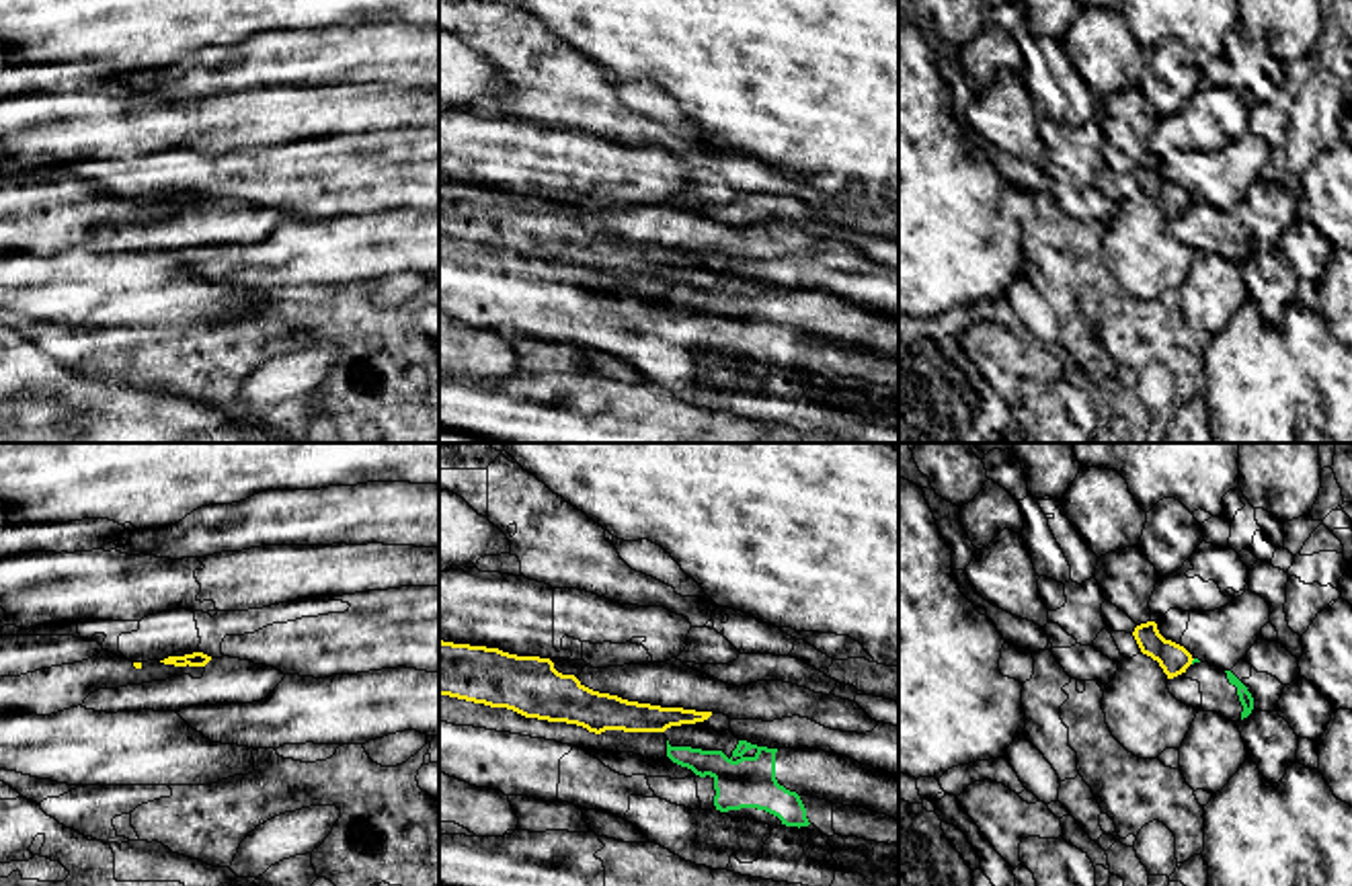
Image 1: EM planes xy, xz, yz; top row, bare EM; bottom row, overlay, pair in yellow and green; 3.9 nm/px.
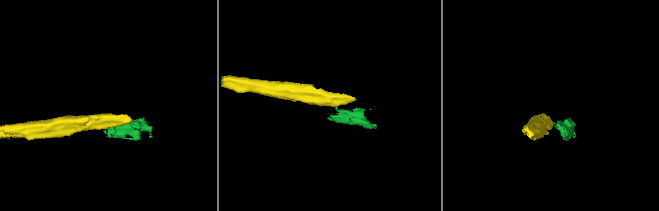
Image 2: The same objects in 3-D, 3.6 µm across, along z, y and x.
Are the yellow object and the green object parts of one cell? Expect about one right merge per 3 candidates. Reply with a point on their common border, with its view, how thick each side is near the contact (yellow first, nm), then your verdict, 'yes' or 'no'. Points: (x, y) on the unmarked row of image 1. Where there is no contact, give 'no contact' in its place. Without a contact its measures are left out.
yz (1193, 199) | 120/20 nm | no

